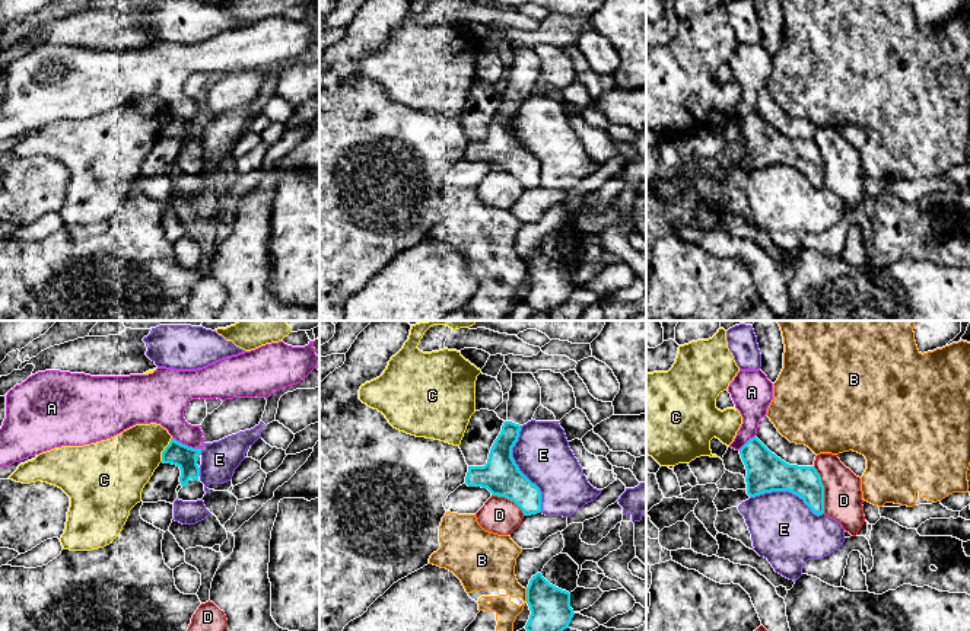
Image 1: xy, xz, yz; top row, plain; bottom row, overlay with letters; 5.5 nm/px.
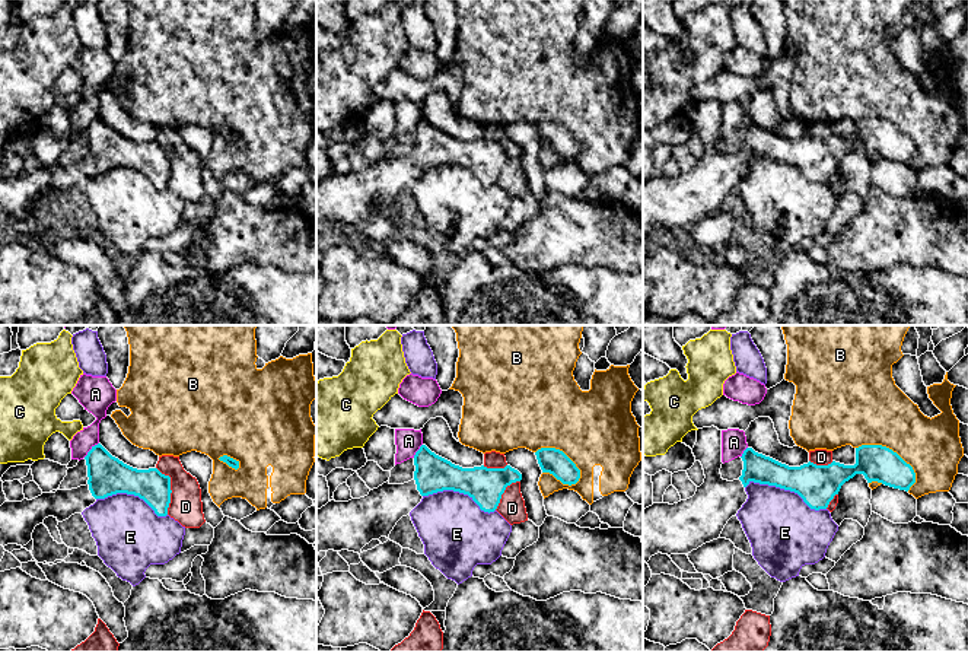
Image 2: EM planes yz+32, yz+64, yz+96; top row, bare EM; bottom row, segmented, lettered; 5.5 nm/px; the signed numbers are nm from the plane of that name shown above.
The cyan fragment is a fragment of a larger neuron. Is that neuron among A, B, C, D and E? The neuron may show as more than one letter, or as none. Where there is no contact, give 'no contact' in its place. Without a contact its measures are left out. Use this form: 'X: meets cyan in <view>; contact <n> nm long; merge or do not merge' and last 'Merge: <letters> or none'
A: meets cyan in xy; contact 170 nm long; do not merge
B: meets cyan in xz; contact 70 nm long; do not merge
C: meets cyan in xy; contact 150 nm long; do not merge
D: meets cyan in yz; contact 260 nm long; do not merge
E: meets cyan in xz; contact 500 nm long; do not merge
Merge: none

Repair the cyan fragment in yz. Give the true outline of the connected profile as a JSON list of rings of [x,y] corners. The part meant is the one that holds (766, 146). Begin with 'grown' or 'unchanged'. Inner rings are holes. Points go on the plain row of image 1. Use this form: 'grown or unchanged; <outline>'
grown; [[[757,111],[740,122],[747,143],[745,163],[719,163],[713,176],[718,185],[738,181],[750,171],[772,165],[789,165],[817,189],[824,187],[824,159],[814,140],[789,138],[772,127]]]

